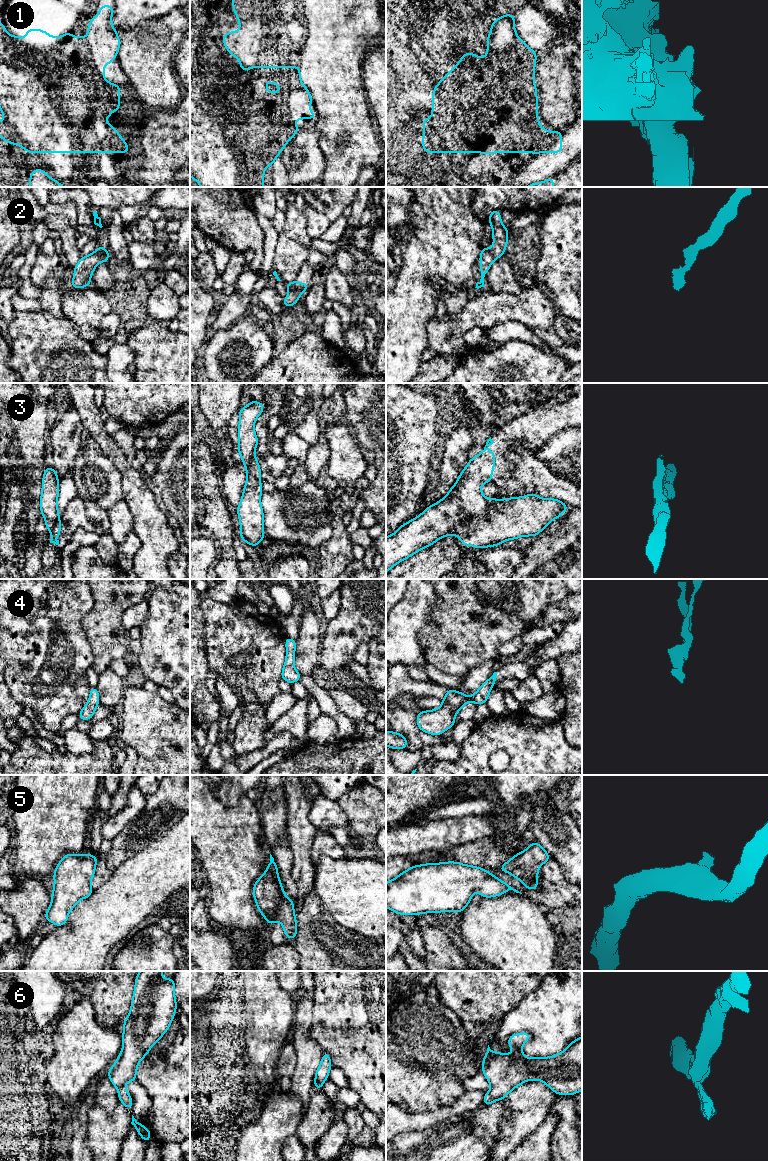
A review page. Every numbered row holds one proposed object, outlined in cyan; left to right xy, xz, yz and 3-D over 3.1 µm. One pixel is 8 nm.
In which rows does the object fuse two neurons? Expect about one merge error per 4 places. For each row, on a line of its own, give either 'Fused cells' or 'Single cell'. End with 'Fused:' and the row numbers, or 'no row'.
1: Fused cells
2: Single cell
3: Fused cells
4: Single cell
5: Single cell
6: Single cell
Fused: 1, 3

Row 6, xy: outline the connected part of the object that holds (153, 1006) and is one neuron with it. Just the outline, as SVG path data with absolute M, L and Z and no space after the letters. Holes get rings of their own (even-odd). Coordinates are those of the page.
M140 971L135 979L133 999L128 1017L123 1021L123 1047L115 1064L107 1074L117 1088L120 1102L132 1110L133 1100L124 1088L127 1082L136 1081L138 1063L151 1047L167 1032L177 1009L174 978L162 979L162 971Z

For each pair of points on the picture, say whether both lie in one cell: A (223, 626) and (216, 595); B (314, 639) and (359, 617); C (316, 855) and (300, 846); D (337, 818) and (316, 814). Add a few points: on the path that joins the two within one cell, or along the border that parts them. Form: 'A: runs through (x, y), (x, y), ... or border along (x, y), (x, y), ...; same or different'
A: border along (238, 597), (229, 602), (203, 599); different
B: border along (322, 636), (318, 659); different
C: border along (316, 830), (311, 848), (311, 860), (314, 864); different
D: runs through (332, 817), (327, 814), (321, 814); same

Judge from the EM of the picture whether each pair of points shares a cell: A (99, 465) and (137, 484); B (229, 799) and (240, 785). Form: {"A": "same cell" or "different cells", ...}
{"A": "different cells", "B": "same cell"}

